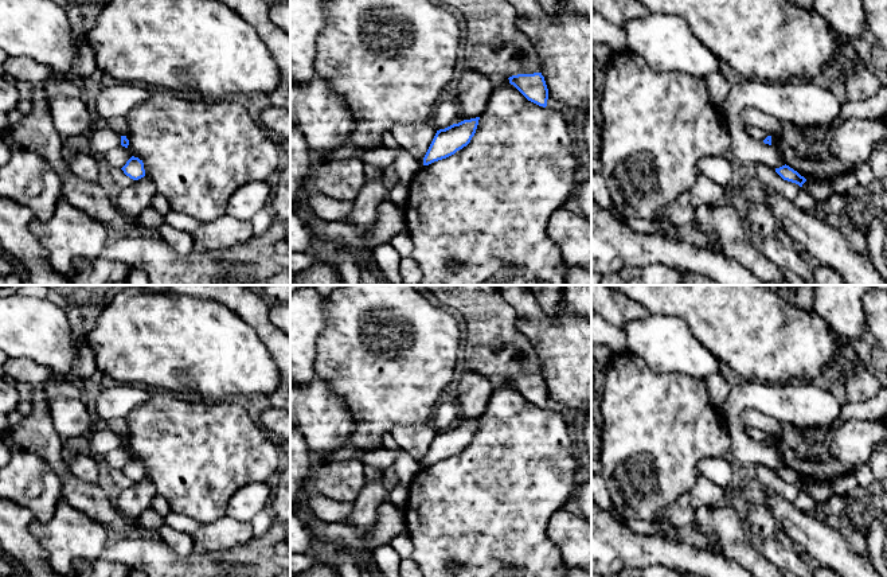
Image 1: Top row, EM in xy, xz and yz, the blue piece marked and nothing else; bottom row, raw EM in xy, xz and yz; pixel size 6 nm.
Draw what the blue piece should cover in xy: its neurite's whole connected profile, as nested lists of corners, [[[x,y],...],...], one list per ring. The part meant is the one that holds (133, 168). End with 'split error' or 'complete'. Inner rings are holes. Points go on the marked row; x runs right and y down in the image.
[[[132,156],[121,169],[133,180],[138,180],[145,176],[142,160],[134,156]]]; complete

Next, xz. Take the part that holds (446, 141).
[[[480,117],[464,120],[437,130],[425,157],[423,165],[446,159],[466,147],[476,133]]]; complete

